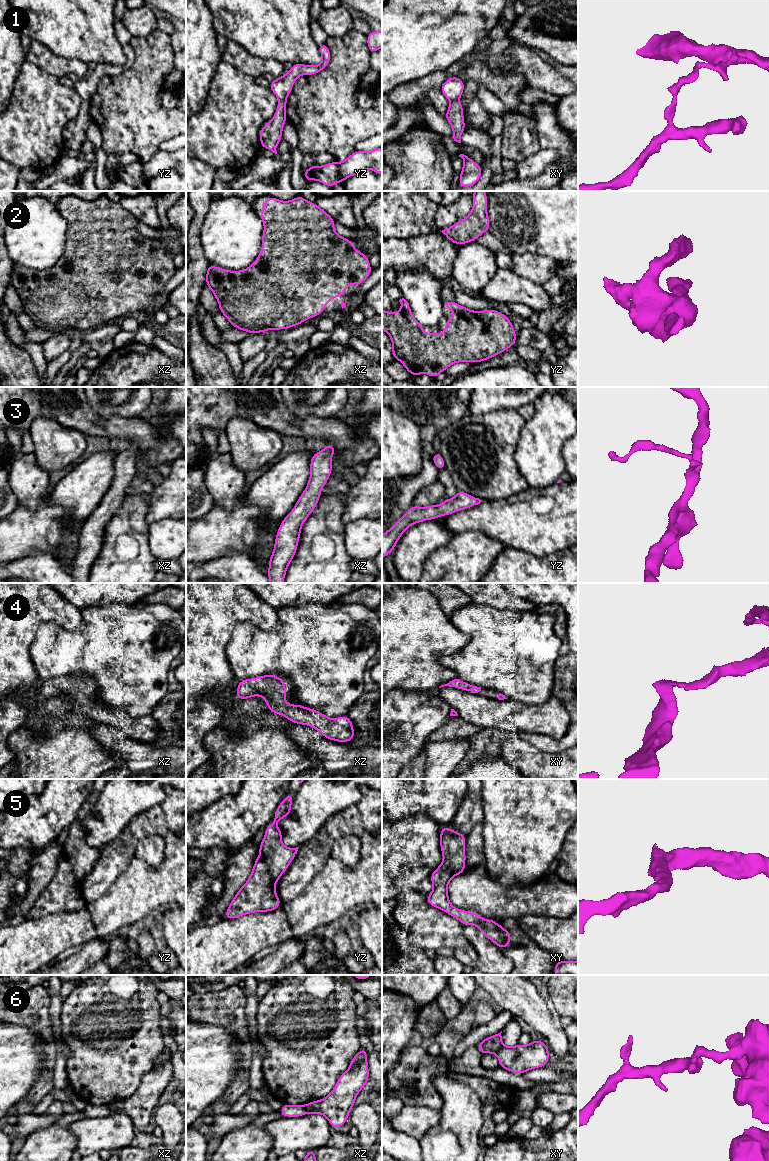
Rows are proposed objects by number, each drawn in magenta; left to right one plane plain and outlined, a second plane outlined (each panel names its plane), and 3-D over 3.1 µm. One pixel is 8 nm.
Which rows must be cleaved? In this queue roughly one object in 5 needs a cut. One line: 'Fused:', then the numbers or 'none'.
Fused: 1, 6

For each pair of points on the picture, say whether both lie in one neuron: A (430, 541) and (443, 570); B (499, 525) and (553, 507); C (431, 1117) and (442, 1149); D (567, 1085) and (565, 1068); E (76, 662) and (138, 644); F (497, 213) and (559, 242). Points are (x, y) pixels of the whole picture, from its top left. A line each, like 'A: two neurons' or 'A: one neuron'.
A: two neurons
B: one neuron
C: two neurons
D: one neuron
E: one neuron
F: one neuron

